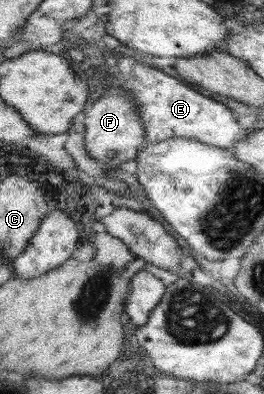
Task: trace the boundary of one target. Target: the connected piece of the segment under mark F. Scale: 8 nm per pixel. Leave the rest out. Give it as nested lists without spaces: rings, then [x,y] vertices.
[[[117,88],[102,93],[102,96],[88,104],[84,114],[83,146],[86,155],[106,168],[117,168],[127,160],[135,159],[136,152],[144,142],[144,132],[140,125],[134,102]]]

